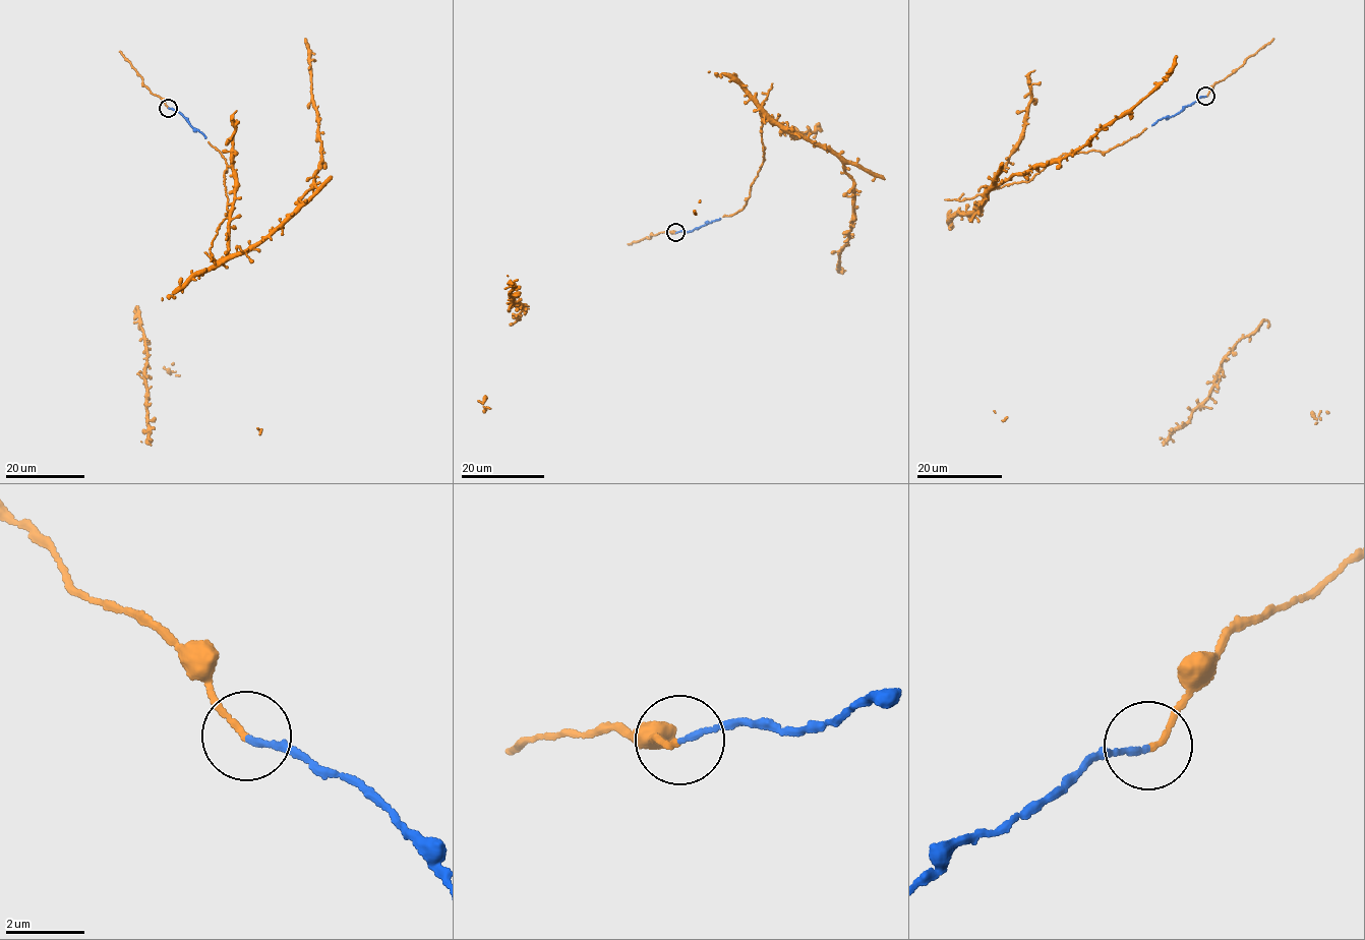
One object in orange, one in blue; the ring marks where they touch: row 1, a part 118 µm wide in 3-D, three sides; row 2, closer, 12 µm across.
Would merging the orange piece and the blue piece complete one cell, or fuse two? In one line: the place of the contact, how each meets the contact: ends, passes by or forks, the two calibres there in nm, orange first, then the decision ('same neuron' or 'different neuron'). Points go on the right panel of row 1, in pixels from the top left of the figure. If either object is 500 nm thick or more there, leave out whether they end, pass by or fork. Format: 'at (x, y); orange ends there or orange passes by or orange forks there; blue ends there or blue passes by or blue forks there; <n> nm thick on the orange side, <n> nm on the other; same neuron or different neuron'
at (1205, 96); orange ends there; blue ends there; 140 nm thick on the orange side, 130 nm on the other; same neuron

